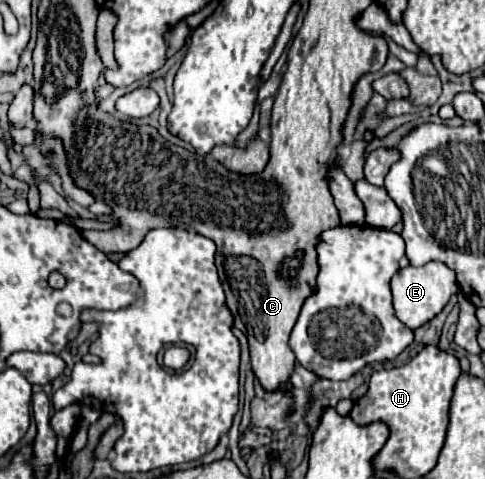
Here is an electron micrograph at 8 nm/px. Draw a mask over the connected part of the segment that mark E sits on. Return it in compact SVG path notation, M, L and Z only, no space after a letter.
M430 261L422 267L408 265L392 277L392 295L394 295L396 317L410 329L418 329L420 325L434 319L456 291L458 291L458 285L456 285L454 271L448 269L440 261Z

